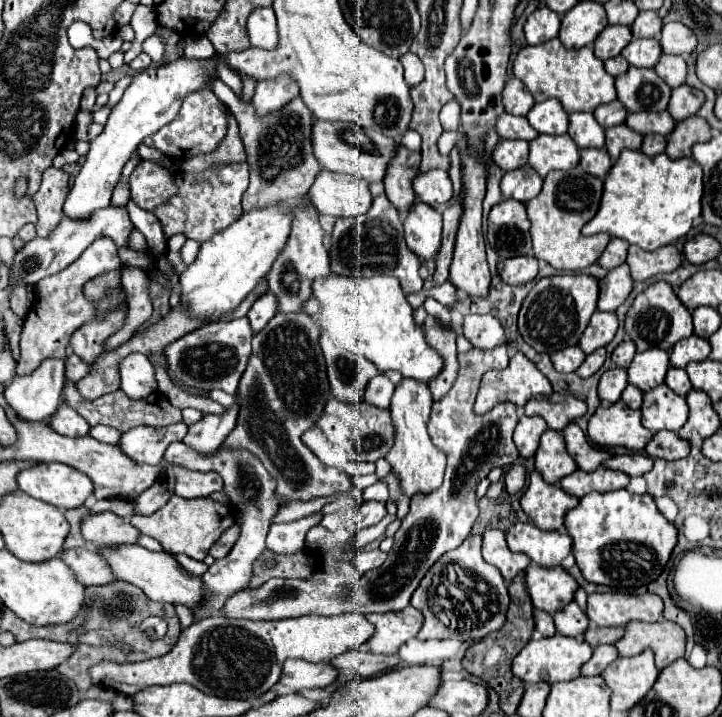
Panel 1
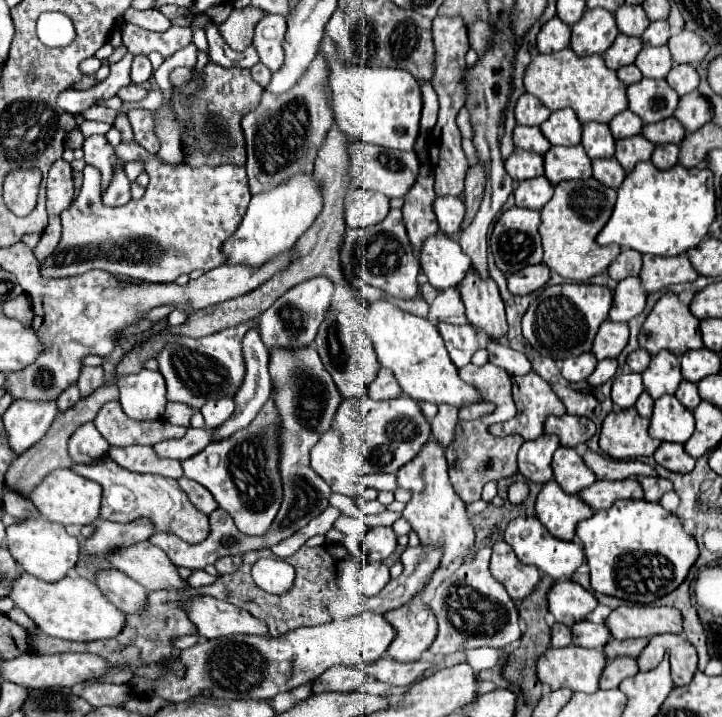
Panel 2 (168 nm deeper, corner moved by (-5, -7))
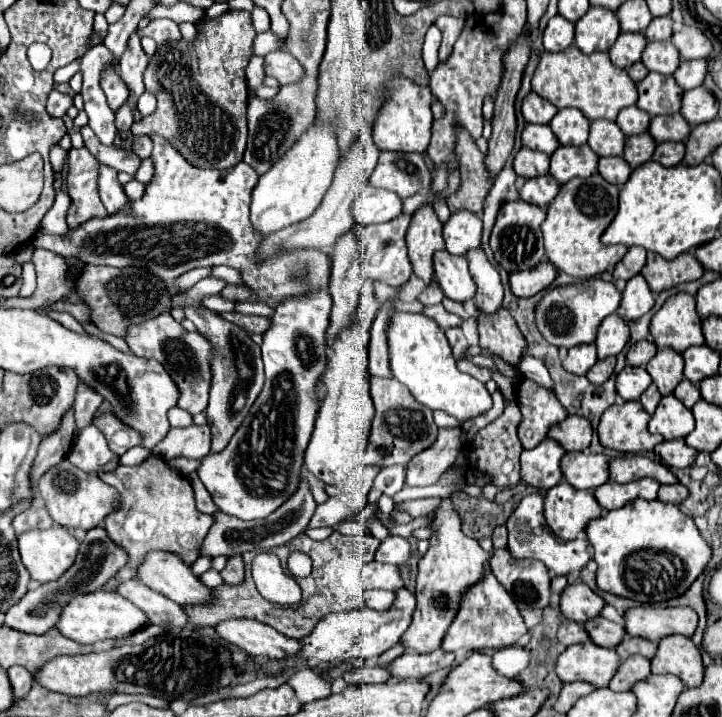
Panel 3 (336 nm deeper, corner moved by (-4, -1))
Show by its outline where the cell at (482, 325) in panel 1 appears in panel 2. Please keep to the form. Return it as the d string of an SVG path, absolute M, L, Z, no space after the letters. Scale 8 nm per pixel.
M489 340L487 350L489 350L489 362L507 370L507 374L511 374L511 376L523 376L533 370L529 358L525 354L513 350L507 342Z

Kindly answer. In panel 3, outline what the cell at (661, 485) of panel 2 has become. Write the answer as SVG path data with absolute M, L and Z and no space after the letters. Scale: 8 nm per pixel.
M680 482L678 484L662 484L658 488L658 500L662 500L662 502L680 504L686 496L688 496L688 490Z

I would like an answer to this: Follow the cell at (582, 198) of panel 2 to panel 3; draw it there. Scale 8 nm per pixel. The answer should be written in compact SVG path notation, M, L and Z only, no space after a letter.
M600 174L588 178L572 178L560 186L558 196L548 206L548 218L542 222L544 248L548 260L560 270L574 278L592 278L622 260L626 246L604 246L600 242L602 232L616 216L618 208L618 188L606 182Z

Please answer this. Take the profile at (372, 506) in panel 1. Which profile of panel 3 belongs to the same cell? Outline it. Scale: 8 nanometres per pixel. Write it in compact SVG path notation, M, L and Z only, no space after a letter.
M388 536L386 540L380 542L374 558L378 562L388 562L388 564L402 564L410 556L410 544L402 536Z

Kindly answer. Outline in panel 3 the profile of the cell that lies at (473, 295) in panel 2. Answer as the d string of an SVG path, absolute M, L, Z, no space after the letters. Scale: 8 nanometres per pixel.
M500 308L492 316L486 312L478 312L476 320L478 320L482 350L488 350L490 354L498 354L506 362L516 366L526 346L526 340L520 334L510 312L506 308Z

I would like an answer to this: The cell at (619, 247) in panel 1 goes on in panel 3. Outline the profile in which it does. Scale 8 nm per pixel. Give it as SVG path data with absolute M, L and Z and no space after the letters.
M630 246L626 256L614 266L612 274L618 282L626 282L634 274L640 274L644 264L646 264L646 250L640 248L640 246Z

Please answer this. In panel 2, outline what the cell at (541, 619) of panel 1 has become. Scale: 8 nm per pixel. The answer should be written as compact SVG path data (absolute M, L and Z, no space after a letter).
M555 624L551 628L551 644L555 648L565 648L571 644L571 628L563 624Z

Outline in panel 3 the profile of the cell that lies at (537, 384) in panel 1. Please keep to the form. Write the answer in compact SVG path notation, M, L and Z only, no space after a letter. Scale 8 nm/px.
M522 378L518 384L518 406L522 420L518 424L518 438L524 448L534 448L548 434L548 428L556 422L562 422L568 412L560 404L554 392L548 388Z

